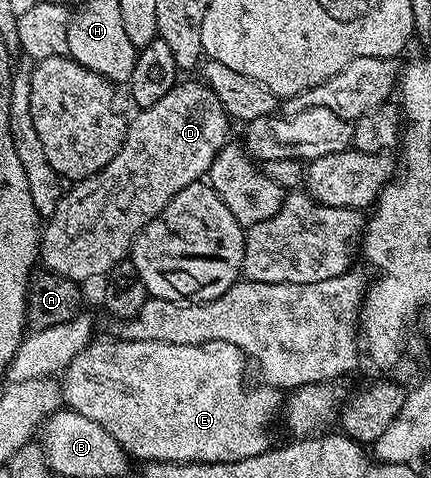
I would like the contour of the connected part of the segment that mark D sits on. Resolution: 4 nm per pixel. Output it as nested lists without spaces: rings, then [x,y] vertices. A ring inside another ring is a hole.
[[[199,79],[180,80],[165,99],[153,103],[153,107],[138,110],[134,115],[135,118],[130,118],[119,153],[93,175],[74,182],[60,197],[53,215],[46,218],[39,238],[39,261],[50,273],[65,275],[80,283],[86,283],[90,277],[106,278],[108,271],[130,254],[135,236],[167,206],[169,199],[173,199],[177,191],[206,178],[213,159],[229,141],[229,118],[225,107],[221,107],[221,99],[217,99],[211,88]]]

